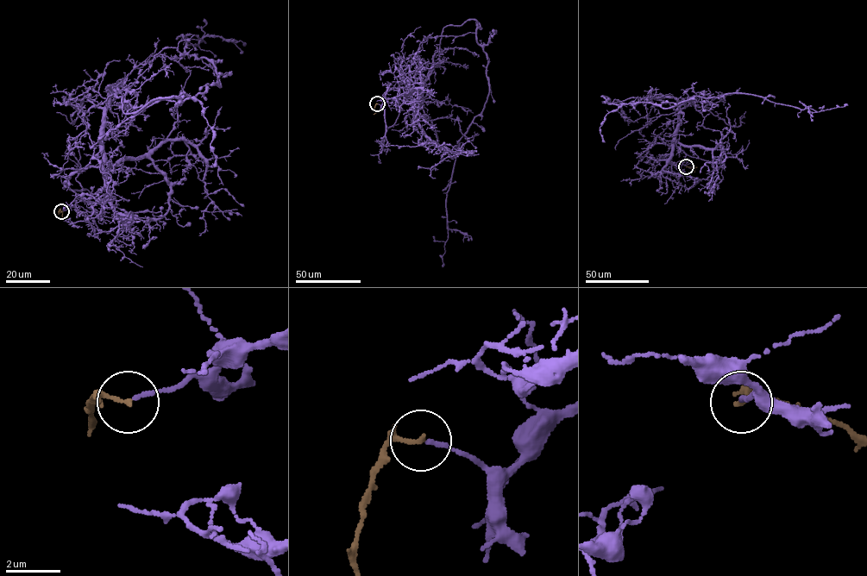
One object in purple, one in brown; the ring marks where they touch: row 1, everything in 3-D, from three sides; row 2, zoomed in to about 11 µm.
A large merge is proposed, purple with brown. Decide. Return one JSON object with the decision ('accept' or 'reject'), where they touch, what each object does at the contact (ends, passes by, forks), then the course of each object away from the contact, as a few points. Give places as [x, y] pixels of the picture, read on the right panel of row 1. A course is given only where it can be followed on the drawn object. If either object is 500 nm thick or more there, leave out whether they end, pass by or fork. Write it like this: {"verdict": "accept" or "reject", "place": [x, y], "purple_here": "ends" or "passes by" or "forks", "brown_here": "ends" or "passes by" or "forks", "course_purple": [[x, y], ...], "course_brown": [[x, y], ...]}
{"verdict": "accept", "place": [686, 166], "purple_here": "ends", "brown_here": "ends", "course_purple": [[686, 166], [672, 142], [677, 100], [610, 103], [601, 97], [669, 108], [739, 93], [818, 111], [847, 103]], "course_brown": [[686, 166], [697, 167]]}

